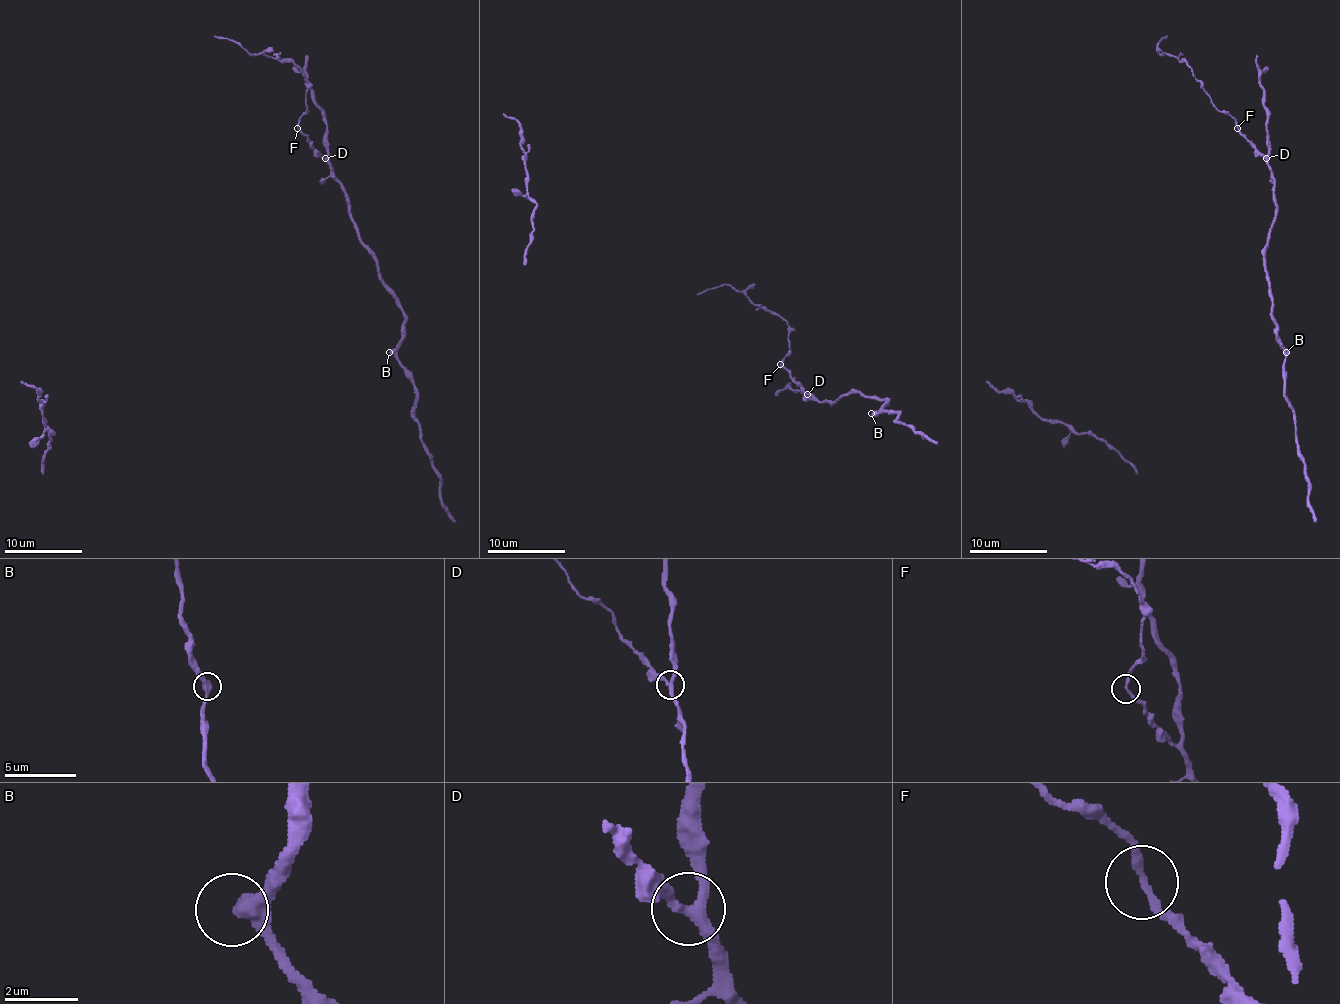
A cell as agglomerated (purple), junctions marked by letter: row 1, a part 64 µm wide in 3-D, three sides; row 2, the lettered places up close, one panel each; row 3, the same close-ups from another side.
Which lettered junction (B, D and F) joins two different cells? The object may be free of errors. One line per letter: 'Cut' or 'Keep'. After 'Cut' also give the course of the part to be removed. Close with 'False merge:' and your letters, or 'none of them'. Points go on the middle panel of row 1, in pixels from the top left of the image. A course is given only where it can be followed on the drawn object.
B: Keep
D: Keep
F: Keep
False merge: none of them

